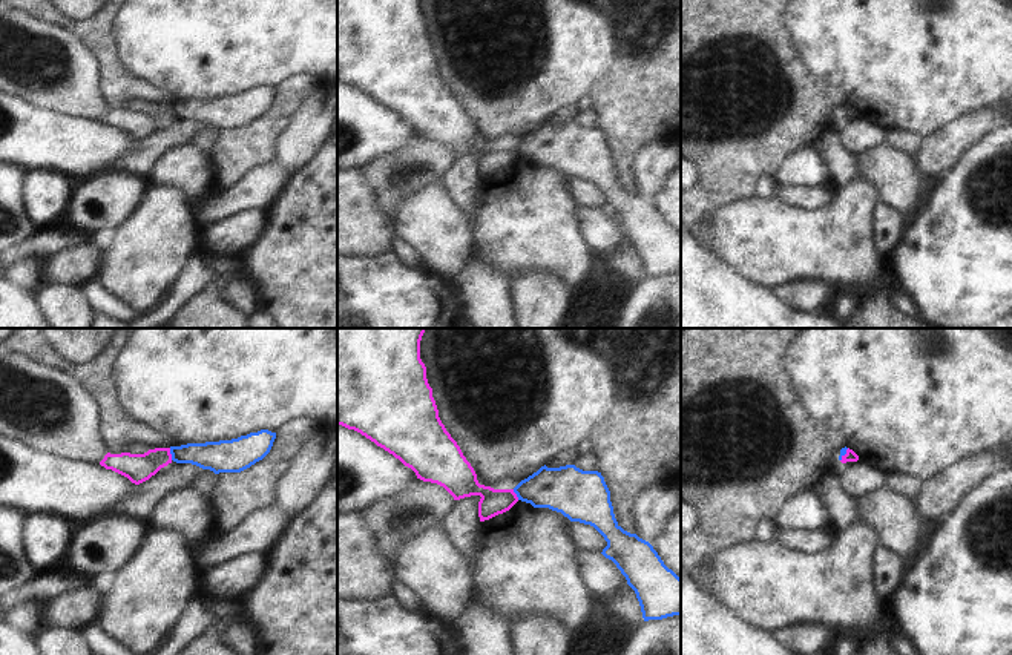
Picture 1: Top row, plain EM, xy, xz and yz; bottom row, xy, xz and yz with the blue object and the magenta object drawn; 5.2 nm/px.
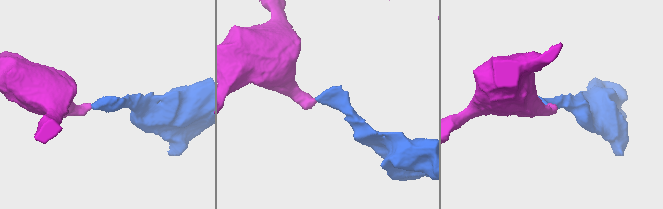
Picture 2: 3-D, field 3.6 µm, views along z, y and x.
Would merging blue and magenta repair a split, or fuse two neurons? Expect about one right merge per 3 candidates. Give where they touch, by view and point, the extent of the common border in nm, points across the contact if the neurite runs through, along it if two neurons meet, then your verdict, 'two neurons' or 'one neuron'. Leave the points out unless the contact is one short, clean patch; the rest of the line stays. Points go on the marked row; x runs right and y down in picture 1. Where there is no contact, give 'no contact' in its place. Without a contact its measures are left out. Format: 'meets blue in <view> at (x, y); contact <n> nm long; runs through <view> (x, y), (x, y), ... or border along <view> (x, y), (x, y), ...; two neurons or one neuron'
meets blue in xy at (170, 453); contact 70 nm long; border along xy (169, 448), (172, 459); two neurons

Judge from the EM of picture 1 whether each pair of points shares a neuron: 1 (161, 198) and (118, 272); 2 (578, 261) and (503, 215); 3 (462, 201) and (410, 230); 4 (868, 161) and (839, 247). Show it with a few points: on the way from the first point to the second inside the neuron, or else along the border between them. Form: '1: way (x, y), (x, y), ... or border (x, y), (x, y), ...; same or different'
1: way (161, 217), (161, 229), (137, 253); same
2: way (560, 252), (522, 217); same
3: border (439, 180), (466, 218); different
4: border (859, 175), (874, 184), (880, 198); different

